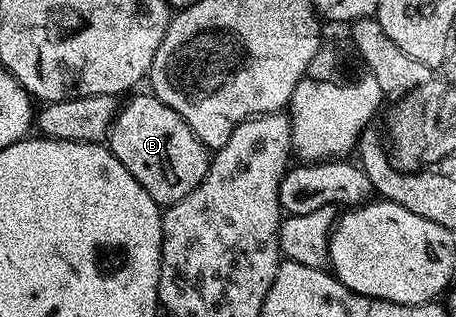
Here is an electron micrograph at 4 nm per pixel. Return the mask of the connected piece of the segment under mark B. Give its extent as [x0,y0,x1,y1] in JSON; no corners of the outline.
[108,93,212,208]

